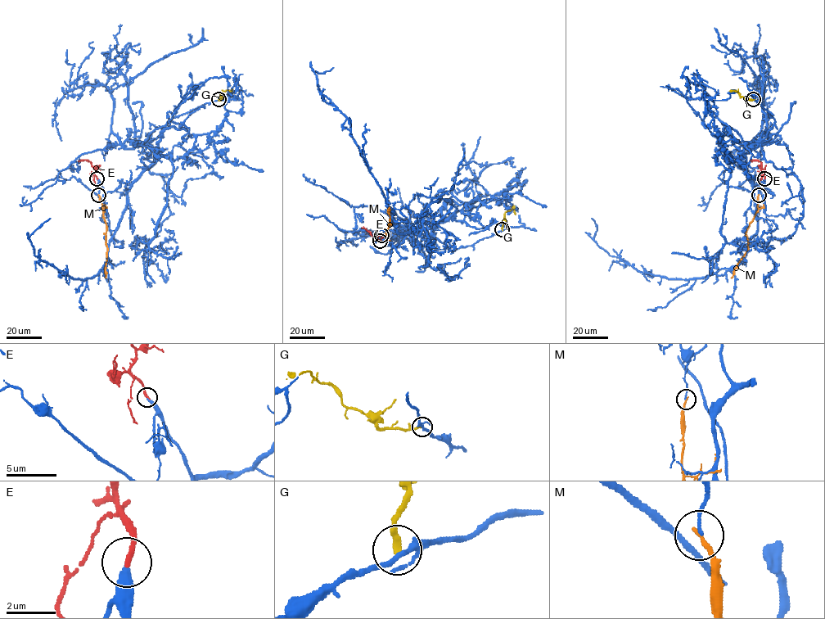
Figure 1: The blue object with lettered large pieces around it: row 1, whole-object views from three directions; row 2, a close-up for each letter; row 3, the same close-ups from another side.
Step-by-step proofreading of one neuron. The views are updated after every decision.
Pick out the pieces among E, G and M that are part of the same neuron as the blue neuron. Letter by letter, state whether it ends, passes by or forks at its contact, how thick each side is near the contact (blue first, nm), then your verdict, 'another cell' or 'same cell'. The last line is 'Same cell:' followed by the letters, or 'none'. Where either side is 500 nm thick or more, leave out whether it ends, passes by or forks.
E: it ends | 280/240 nm | same cell
G: it ends | 190/240 nm | another cell
M: it ends | 110/180 nm | another cell
Same cell: E

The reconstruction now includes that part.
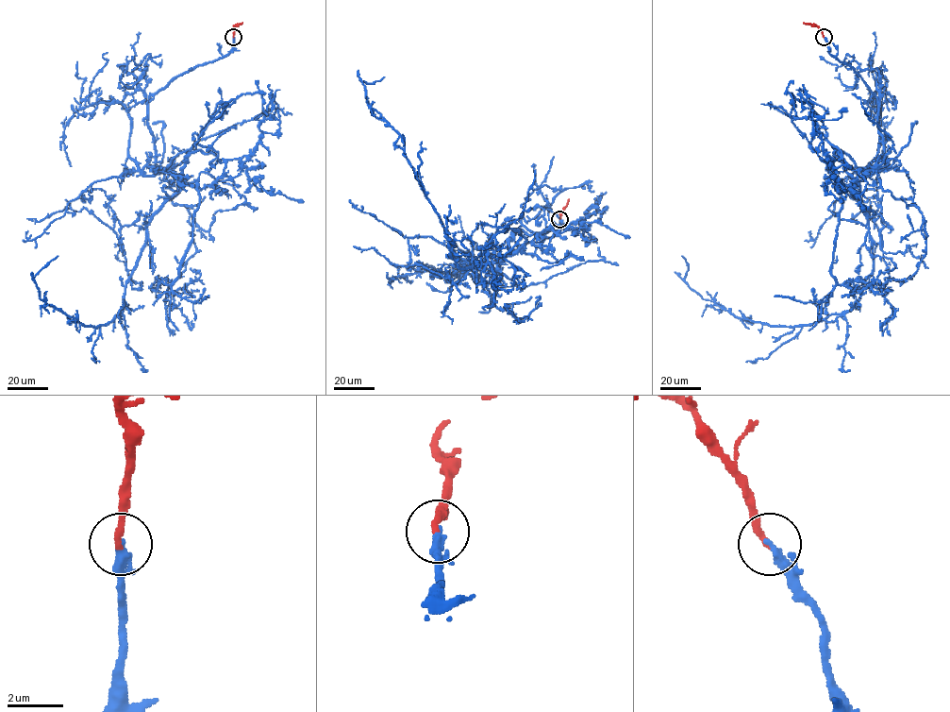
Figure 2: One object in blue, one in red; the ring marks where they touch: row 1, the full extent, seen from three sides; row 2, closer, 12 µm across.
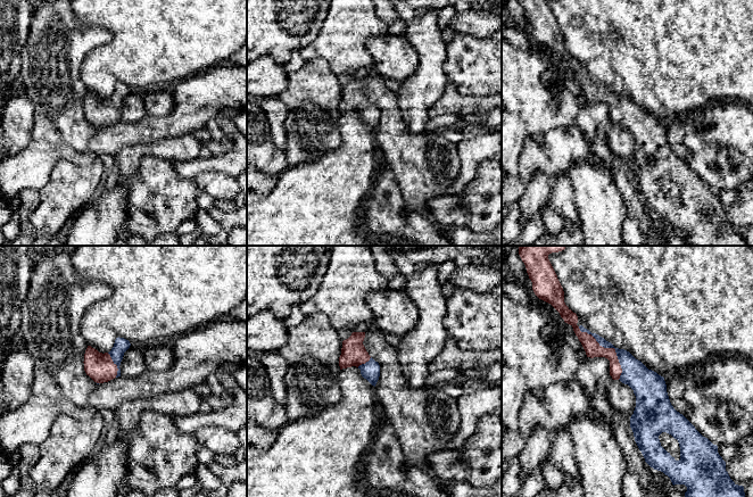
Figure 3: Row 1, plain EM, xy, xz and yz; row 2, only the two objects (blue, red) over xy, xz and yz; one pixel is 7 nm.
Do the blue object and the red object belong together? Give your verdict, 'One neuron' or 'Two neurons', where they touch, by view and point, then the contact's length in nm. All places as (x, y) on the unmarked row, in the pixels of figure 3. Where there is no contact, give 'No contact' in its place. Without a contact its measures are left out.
One neuron. Touches blue at yz (611, 92). Shared border 480 nm

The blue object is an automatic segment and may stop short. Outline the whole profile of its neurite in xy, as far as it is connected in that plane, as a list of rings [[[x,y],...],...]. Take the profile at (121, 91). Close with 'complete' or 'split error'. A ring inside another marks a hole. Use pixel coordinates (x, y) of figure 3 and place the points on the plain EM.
[[[116,83],[109,98],[99,98],[88,91],[84,99],[84,116],[94,127],[104,129],[121,122],[121,107],[131,89],[124,83]]]; split error

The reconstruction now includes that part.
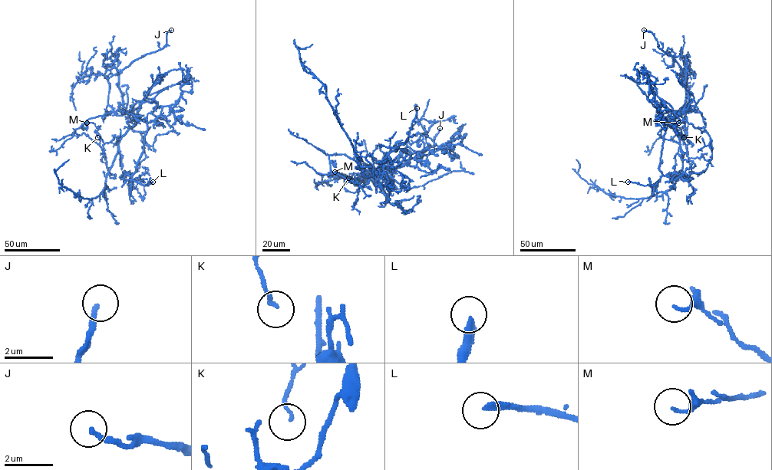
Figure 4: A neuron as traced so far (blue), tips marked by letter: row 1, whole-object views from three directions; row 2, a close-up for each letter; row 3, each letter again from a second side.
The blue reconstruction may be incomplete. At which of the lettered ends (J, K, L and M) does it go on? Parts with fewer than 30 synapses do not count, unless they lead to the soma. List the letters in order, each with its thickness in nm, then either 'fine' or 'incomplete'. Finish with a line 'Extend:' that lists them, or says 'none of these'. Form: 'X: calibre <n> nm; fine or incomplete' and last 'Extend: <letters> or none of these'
J: calibre 190 nm; fine
K: calibre 120 nm; fine
L: calibre 280 nm; incomplete
M: calibre 150 nm; fine
Extend: L

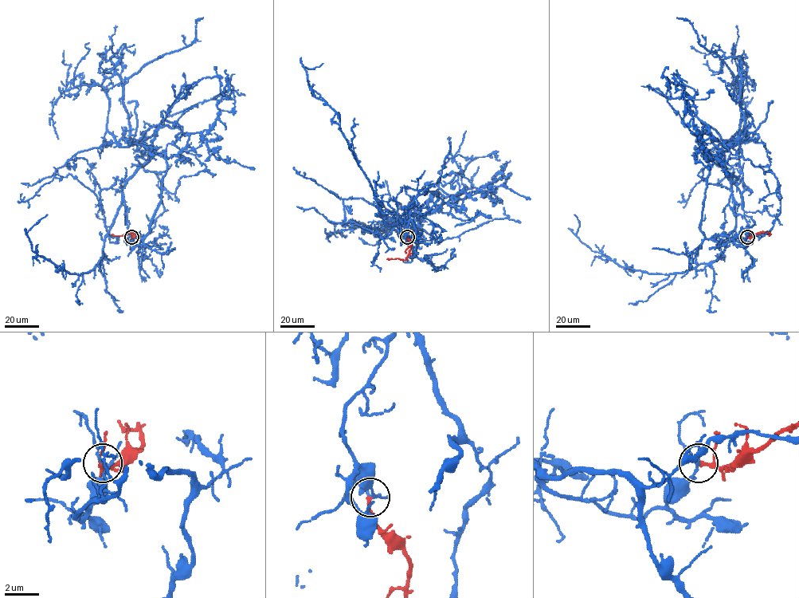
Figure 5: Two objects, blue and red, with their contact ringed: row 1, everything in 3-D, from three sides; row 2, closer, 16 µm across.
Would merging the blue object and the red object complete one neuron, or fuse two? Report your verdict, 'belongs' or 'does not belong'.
does not belong

